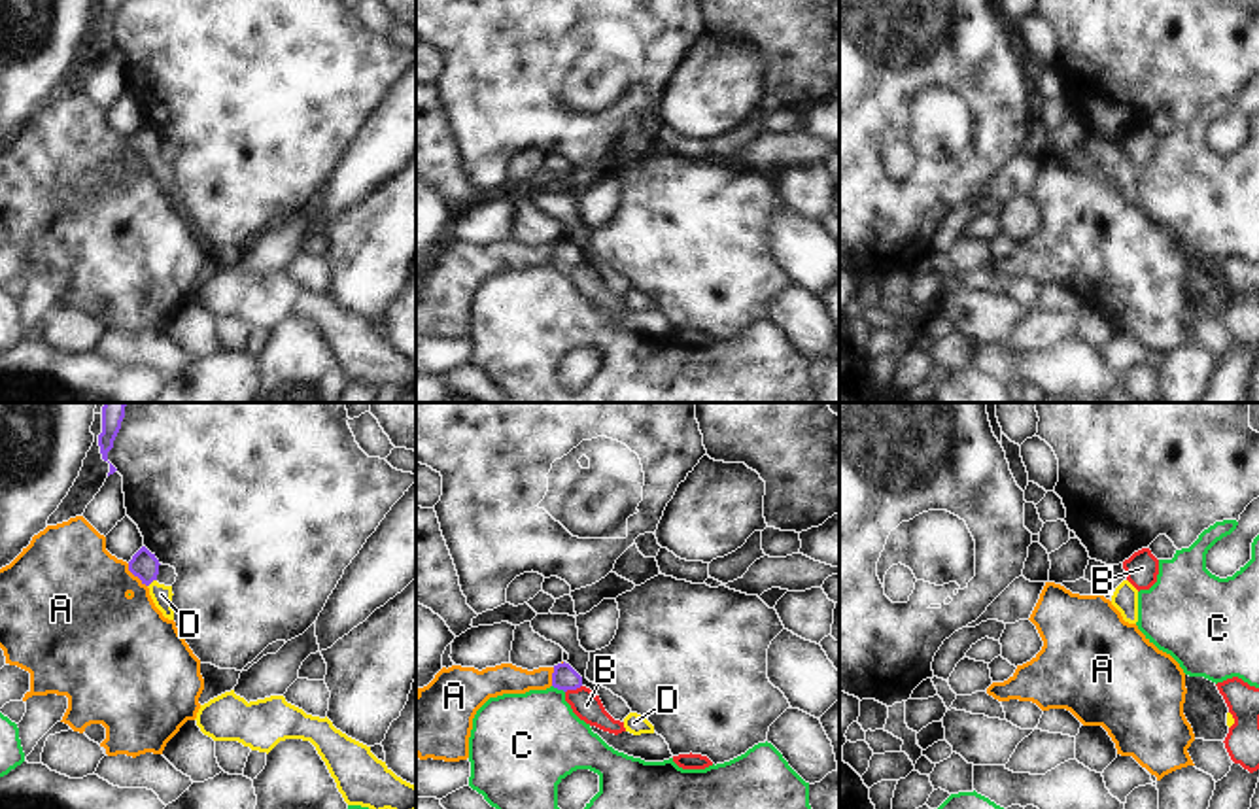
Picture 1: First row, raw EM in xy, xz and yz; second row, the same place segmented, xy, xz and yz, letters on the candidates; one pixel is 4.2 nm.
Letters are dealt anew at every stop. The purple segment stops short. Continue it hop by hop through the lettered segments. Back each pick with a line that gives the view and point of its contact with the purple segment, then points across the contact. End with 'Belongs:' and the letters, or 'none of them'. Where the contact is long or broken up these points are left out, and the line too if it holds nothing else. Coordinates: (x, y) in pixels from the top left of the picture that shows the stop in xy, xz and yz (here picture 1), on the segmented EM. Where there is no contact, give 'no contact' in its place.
D: meets purple in xy at (152, 581); runs through xy (144, 564), (152, 581), (161, 594)
Belongs: D

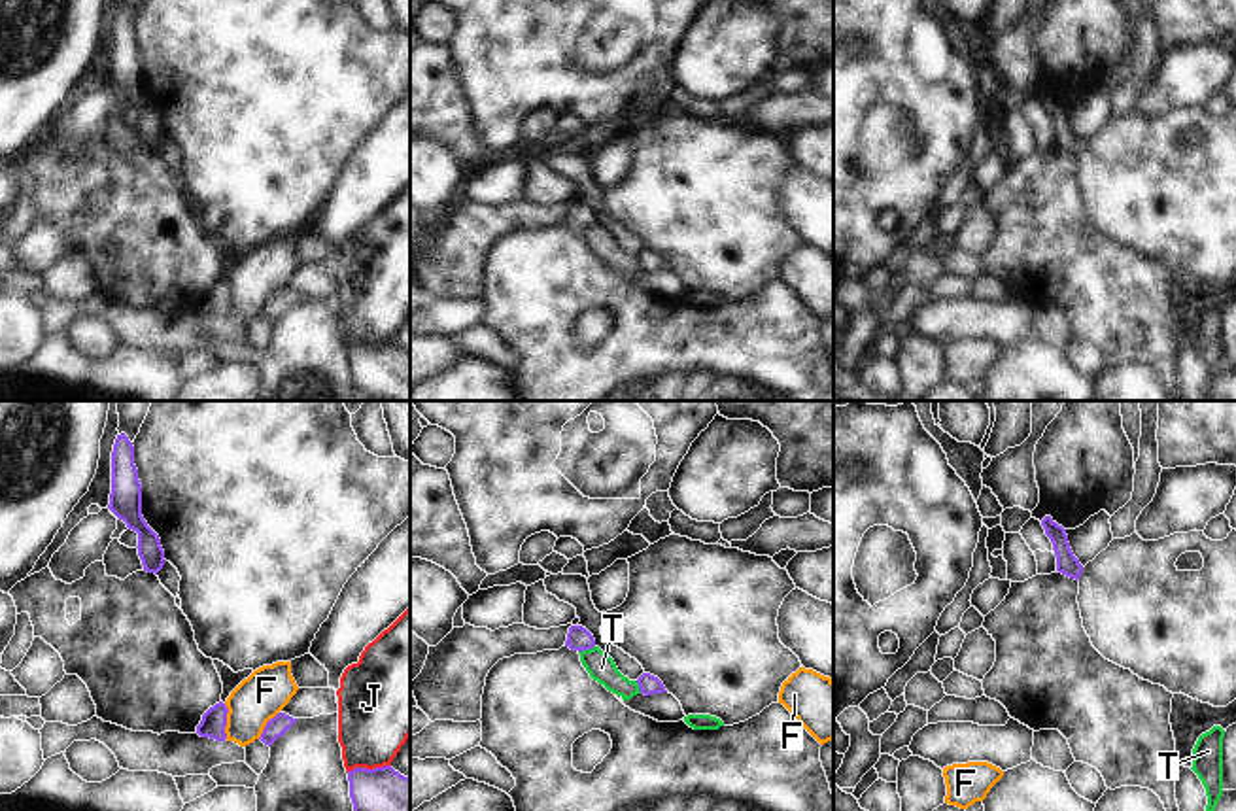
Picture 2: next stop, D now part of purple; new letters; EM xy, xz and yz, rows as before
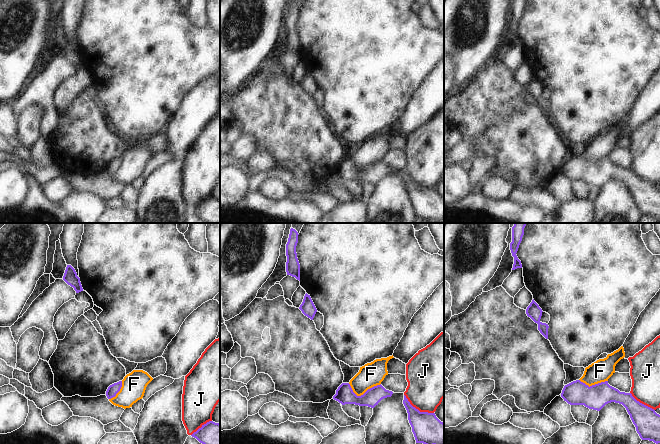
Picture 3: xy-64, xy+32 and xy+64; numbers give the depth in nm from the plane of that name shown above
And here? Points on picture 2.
Belongs: none of them

